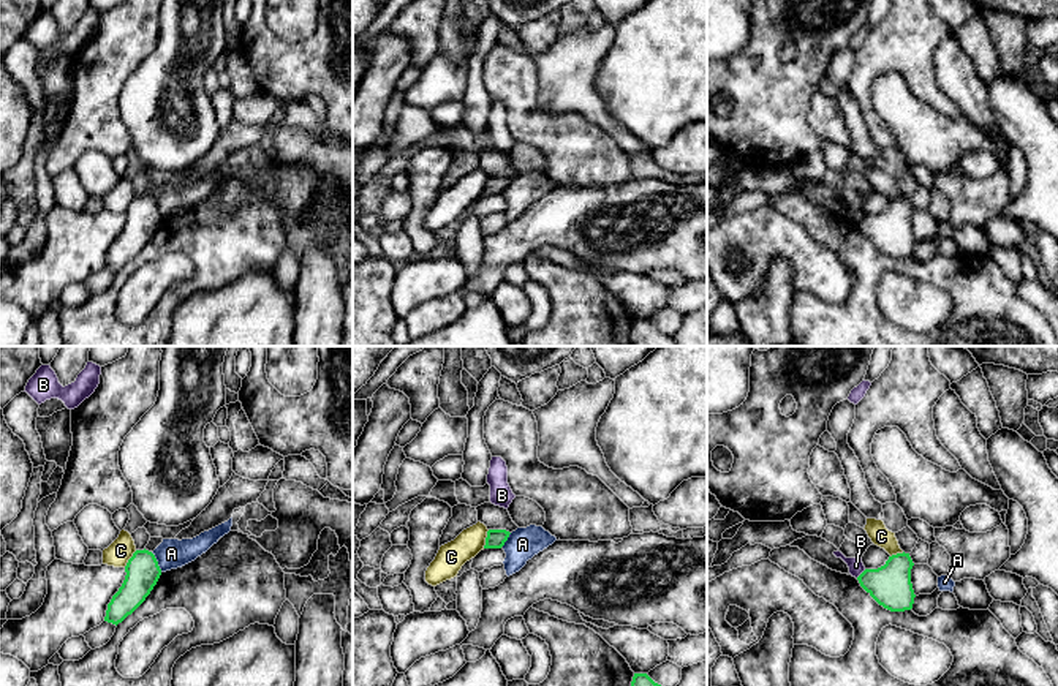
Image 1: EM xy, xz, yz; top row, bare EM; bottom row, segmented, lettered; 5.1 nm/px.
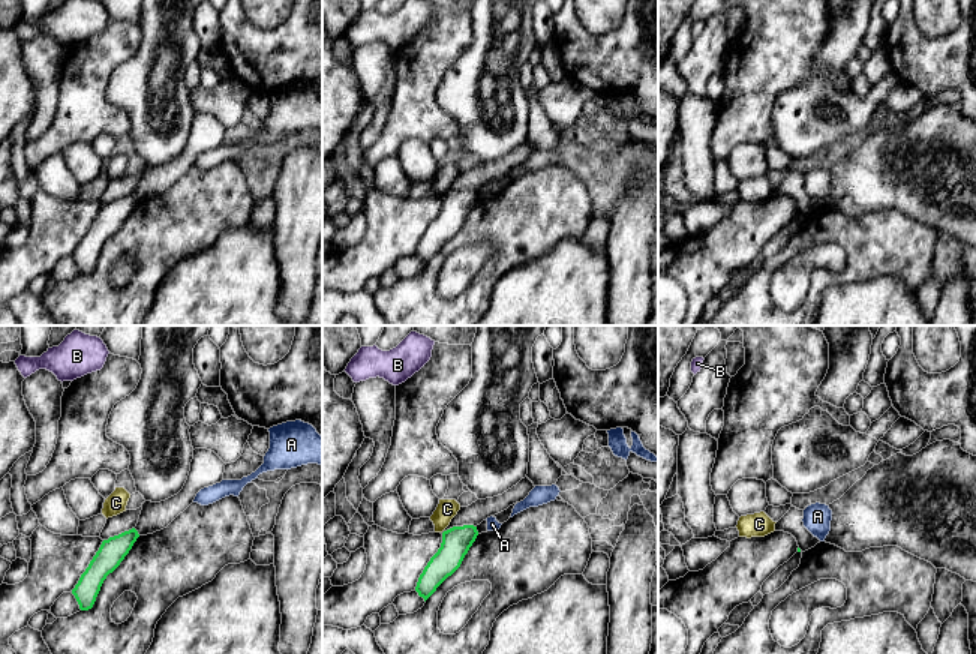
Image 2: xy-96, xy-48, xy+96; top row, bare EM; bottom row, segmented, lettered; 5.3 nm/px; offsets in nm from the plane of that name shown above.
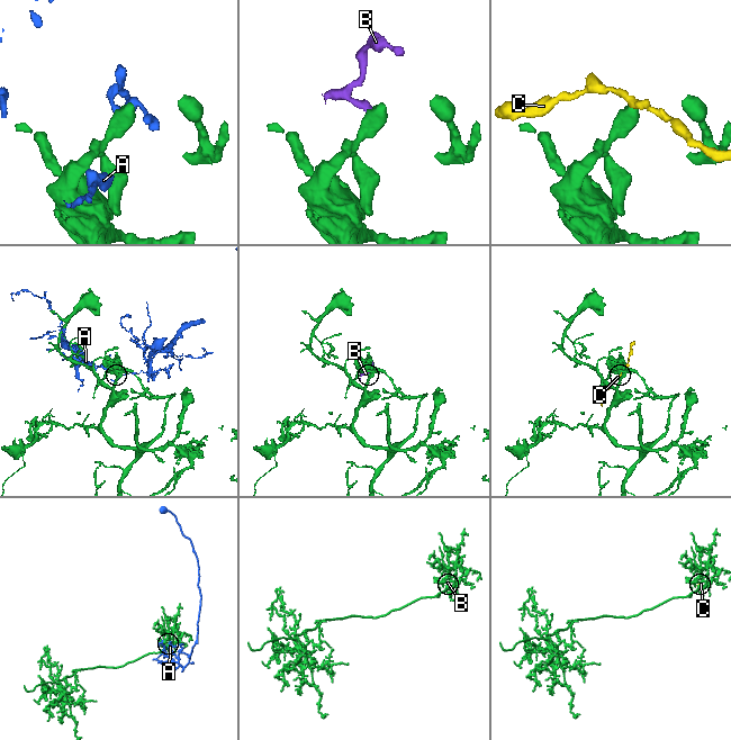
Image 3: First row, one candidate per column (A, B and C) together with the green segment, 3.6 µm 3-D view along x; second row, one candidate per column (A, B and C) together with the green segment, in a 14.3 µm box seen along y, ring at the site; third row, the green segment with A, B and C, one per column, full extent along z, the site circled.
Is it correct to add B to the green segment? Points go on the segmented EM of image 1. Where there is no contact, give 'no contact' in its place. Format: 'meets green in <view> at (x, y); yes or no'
meets green in yz at (862, 572); no

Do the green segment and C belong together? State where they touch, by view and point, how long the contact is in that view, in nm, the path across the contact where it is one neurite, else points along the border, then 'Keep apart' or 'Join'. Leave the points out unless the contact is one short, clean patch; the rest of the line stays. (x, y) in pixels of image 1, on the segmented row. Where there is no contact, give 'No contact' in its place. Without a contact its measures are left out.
Touches green at xz (486, 539). Shared border 100 nm. Boundary: xz (489, 530), (483, 547). Keep apart

